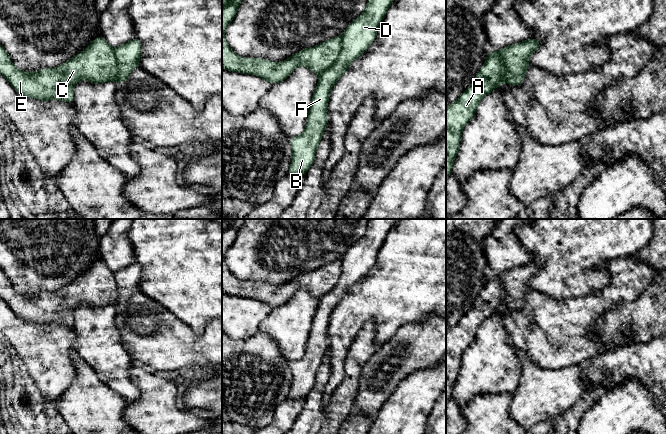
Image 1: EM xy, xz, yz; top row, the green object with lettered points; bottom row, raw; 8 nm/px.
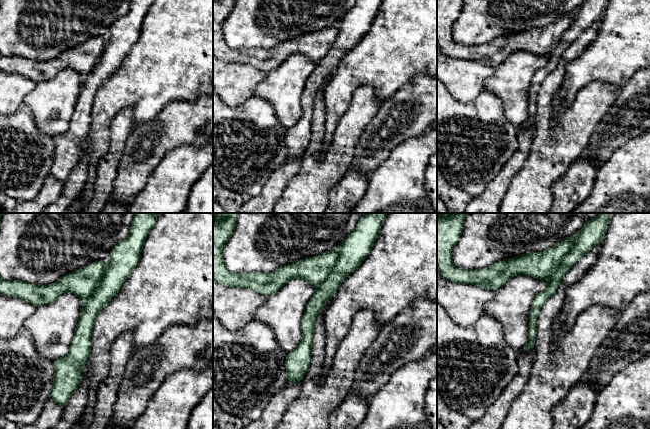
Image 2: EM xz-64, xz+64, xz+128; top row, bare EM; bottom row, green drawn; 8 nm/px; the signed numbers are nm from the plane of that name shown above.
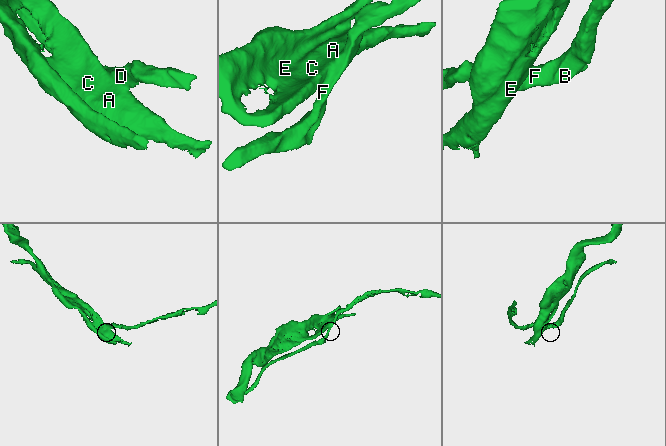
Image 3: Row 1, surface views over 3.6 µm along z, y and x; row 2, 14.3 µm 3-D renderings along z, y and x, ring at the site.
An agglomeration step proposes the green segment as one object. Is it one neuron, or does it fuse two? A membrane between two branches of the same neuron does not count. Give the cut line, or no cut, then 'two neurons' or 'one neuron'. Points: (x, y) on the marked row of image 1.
cut in xz along (341, 36), (341, 50), (338, 57), (319, 75); two neurons

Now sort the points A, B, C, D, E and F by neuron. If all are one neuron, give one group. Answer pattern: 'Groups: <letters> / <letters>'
Groups: A C E / B D F

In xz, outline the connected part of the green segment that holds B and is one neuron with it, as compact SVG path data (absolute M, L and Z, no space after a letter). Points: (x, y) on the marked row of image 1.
M367 0L364 12L341 35L342 49L337 60L319 77L313 92L304 132L290 138L292 161L287 175L305 175L315 161L315 154L328 124L327 104L336 82L350 64L374 42L378 28L394 0Z

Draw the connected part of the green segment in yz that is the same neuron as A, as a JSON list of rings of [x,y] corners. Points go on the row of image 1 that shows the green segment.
[[[490,54],[472,84],[446,109],[446,178],[452,172],[463,128],[475,116],[483,97],[503,83],[504,75],[502,57]]]

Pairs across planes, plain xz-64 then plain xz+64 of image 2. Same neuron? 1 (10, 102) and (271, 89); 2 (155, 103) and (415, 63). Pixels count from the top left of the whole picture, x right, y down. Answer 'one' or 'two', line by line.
1: two
2: one

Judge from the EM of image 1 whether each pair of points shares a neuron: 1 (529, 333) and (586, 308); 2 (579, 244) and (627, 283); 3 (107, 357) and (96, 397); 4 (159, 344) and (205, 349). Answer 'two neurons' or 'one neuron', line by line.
1: one neuron
2: two neurons
3: two neurons
4: one neuron

